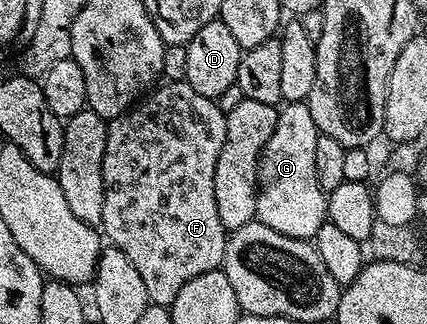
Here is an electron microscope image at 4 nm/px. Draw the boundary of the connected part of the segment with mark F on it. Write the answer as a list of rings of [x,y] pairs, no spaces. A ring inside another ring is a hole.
[[[165,81],[158,84],[144,99],[138,100],[133,108],[128,109],[123,115],[112,118],[107,125],[107,147],[103,155],[103,219],[100,228],[103,237],[112,248],[123,251],[127,259],[139,271],[143,284],[147,286],[147,295],[154,305],[172,305],[175,295],[183,288],[183,283],[191,283],[195,275],[203,275],[212,269],[221,269],[225,263],[225,243],[227,231],[219,219],[219,207],[215,205],[215,163],[219,163],[219,151],[223,151],[223,143],[227,139],[227,123],[225,112],[217,106],[214,98],[199,95],[195,87],[183,81]]]

